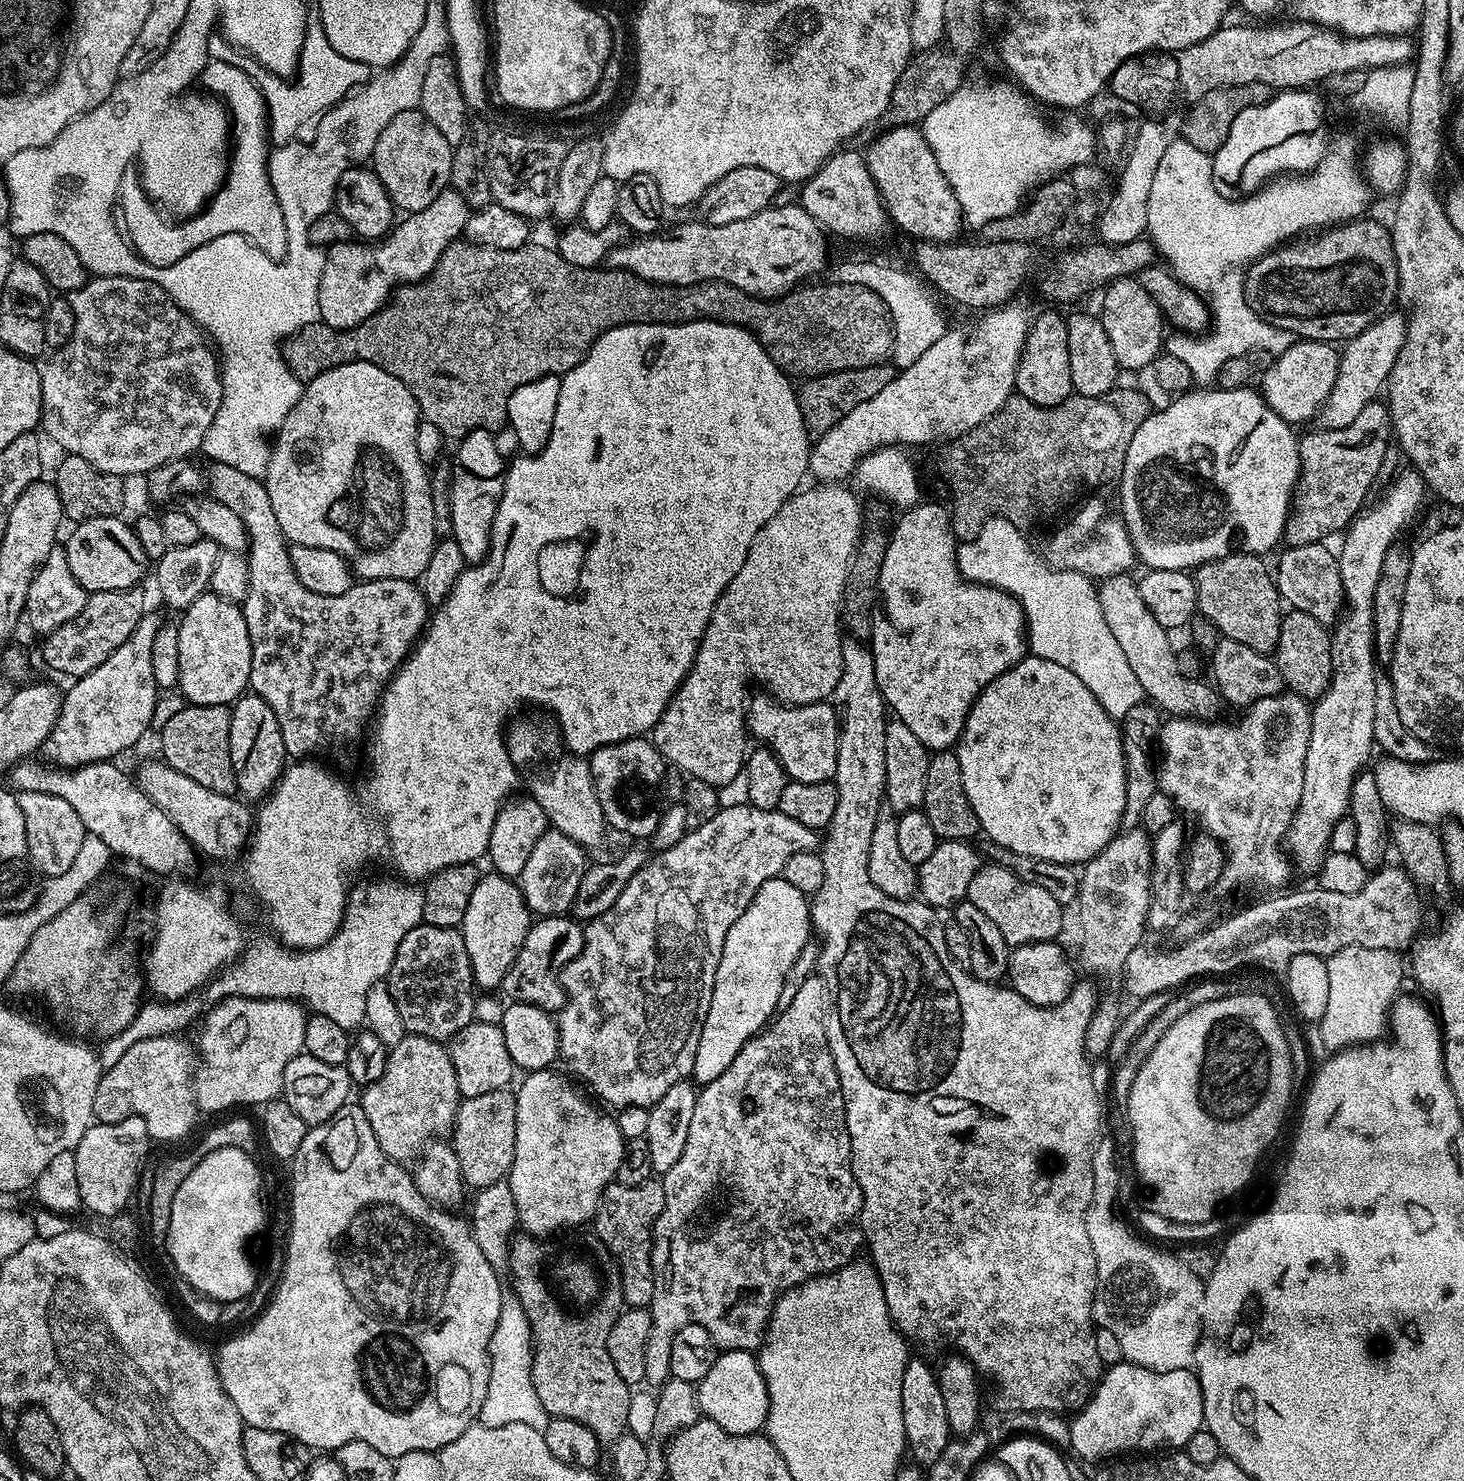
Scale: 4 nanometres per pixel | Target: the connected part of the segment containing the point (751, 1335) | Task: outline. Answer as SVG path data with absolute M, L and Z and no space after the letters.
M813 974L799 988L798 994L795 995L786 1010L776 1012L774 1019L767 1025L766 1030L761 1030L756 1035L751 1036L742 1046L742 1050L734 1058L734 1062L730 1062L730 1066L726 1066L726 1070L722 1074L718 1074L718 1078L714 1078L714 1082L703 1085L697 1091L696 1101L694 1102L694 1115L690 1121L690 1135L686 1138L686 1146L682 1150L682 1158L678 1158L678 1162L674 1162L674 1166L670 1166L668 1172L663 1173L662 1183L664 1185L664 1205L662 1206L662 1214L656 1219L656 1224L652 1227L652 1269L654 1270L654 1298L650 1305L652 1315L652 1325L650 1326L649 1340L645 1346L645 1376L644 1379L649 1385L659 1386L667 1382L670 1378L670 1342L674 1342L674 1334L678 1334L678 1330L682 1330L682 1326L687 1324L701 1324L706 1326L706 1330L710 1330L716 1338L717 1349L720 1350L742 1350L743 1352L752 1352L759 1349L764 1342L764 1333L768 1331L768 1320L772 1316L772 1306L776 1303L777 1296L780 1295L782 1289L787 1290L794 1288L798 1284L805 1284L814 1276L822 1276L825 1272L834 1272L838 1268L843 1268L845 1264L853 1259L852 1256L856 1252L856 1240L858 1244L858 1228L857 1224L860 1219L860 1207L864 1199L862 1198L862 1190L858 1186L858 1182L852 1173L852 1147L850 1146L850 1138L848 1137L848 1127L846 1126L846 1110L844 1109L844 1095L842 1094L842 1086L838 1078L838 1070L836 1069L838 1060L833 1053L833 1049L828 1044L828 1021L830 1019L830 1009L832 1006L832 998L828 990L828 983L824 977L819 974Z

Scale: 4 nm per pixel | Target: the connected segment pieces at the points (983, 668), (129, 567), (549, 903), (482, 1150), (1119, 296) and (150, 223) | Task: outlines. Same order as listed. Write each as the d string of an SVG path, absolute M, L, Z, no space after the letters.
M921 502L912 505L911 508L899 513L900 521L896 529L891 529L888 545L886 546L886 558L882 558L882 574L880 575L880 598L876 621L872 627L872 639L870 647L874 658L874 674L876 675L876 686L884 695L884 703L890 709L891 715L897 720L906 722L910 730L918 737L932 752L942 752L951 749L957 743L964 729L966 718L983 690L994 677L1002 675L1010 670L1018 661L1023 660L1026 655L1026 621L1024 611L1020 609L1020 603L1015 600L1009 592L1002 592L999 588L986 588L983 584L973 584L966 580L956 565L956 549L952 534L952 518L947 507L940 504L927 504Z
M99 516L81 520L63 545L70 574L78 578L85 592L121 592L135 588L144 575L149 575L150 561L142 543L136 537L135 527L120 516Z
M550 828L541 836L518 883L530 912L538 916L557 916L567 913L577 896L578 885L588 865L585 849L561 831Z
M508 1088L461 1099L456 1121L450 1129L450 1143L469 1189L479 1190L505 1179L508 1169L512 1167L515 1141L516 1097Z
M1131 276L1112 281L1103 289L1102 295L1104 309L1099 309L1098 315L1106 330L1106 338L1110 338L1110 350L1114 350L1117 365L1121 369L1129 368L1130 371L1136 372L1152 363L1166 342L1166 320L1154 298Z
M216 64L216 68L209 68L205 76L207 89L219 102L226 102L230 110L236 115L236 136L240 136L240 148L236 148L236 168L232 168L232 180L228 180L228 188L220 192L220 200L212 204L212 212L204 216L204 220L192 220L182 228L167 228L158 220L157 215L148 208L147 200L144 200L145 188L139 184L136 188L117 188L113 197L118 196L124 204L124 226L118 226L122 232L126 232L124 242L128 242L128 252L132 254L132 260L142 262L144 272L161 272L156 264L148 264L144 256L164 256L168 252L168 236L224 236L224 240L216 242L234 242L234 238L252 238L252 224L272 224L268 232L268 240L256 240L258 246L262 246L266 252L272 252L272 256L280 256L280 252L288 252L286 246L286 224L282 218L282 210L279 209L278 198L275 196L252 196L252 188L264 188L264 184L252 184L252 136L264 138L264 124L262 123L262 107L260 96L252 92L252 84L236 72L236 68L224 68L224 64Z

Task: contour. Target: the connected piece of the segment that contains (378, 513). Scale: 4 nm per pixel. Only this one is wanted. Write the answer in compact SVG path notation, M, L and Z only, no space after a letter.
M354 361L342 366L334 366L303 385L300 400L286 414L282 426L275 435L269 454L269 466L262 478L266 486L266 494L270 494L270 506L274 506L274 514L278 517L278 526L282 526L282 534L289 545L301 544L311 548L334 550L344 557L349 569L361 581L381 580L382 578L398 578L399 580L419 581L422 570L426 570L426 562L430 562L430 554L434 550L437 536L434 532L434 503L431 502L431 486L429 469L426 461L418 458L418 426L422 417L419 404L413 394L393 374L386 373L370 362Z

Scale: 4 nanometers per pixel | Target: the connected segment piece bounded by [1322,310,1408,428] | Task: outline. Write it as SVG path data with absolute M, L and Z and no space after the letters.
M1395 310L1381 315L1369 328L1362 330L1354 339L1347 341L1340 352L1338 378L1334 382L1334 390L1322 409L1323 427L1341 428L1350 426L1368 404L1377 399L1376 396L1385 391L1388 375L1394 366L1394 358L1398 358L1398 350L1404 345L1406 338L1407 319Z

